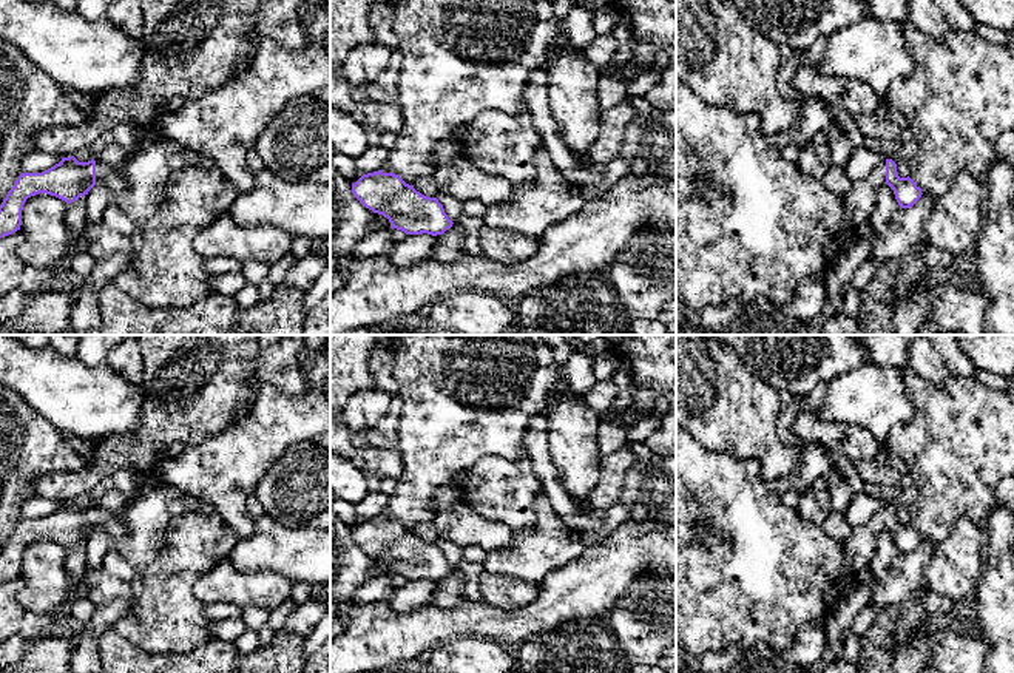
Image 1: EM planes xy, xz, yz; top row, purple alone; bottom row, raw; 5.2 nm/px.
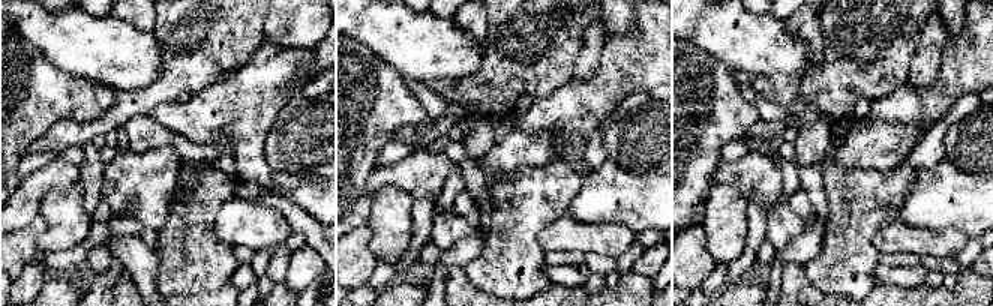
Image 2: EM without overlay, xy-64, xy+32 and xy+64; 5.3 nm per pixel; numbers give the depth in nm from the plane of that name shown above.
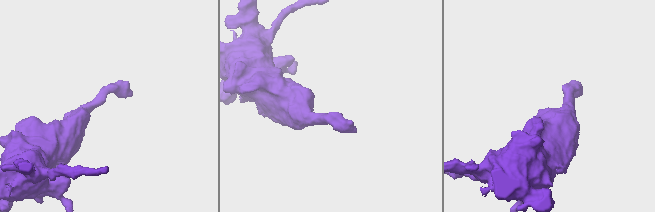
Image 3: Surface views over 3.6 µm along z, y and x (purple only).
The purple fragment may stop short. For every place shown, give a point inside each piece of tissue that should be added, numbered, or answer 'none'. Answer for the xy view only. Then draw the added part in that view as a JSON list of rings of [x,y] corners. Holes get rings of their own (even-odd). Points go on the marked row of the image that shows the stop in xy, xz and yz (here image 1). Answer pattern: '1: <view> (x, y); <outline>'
1: xy (138, 184); [[[161,137],[137,156],[127,157],[117,168],[96,162],[96,185],[106,185],[113,193],[111,202],[134,225],[144,227],[156,213],[170,176],[182,168],[198,167],[199,157],[201,153]]]

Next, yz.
1: yz (860, 201); [[[880,162],[867,178],[853,181],[850,190],[844,194],[846,211],[857,228],[867,225],[869,218],[877,207],[878,191],[884,185],[886,162]]]

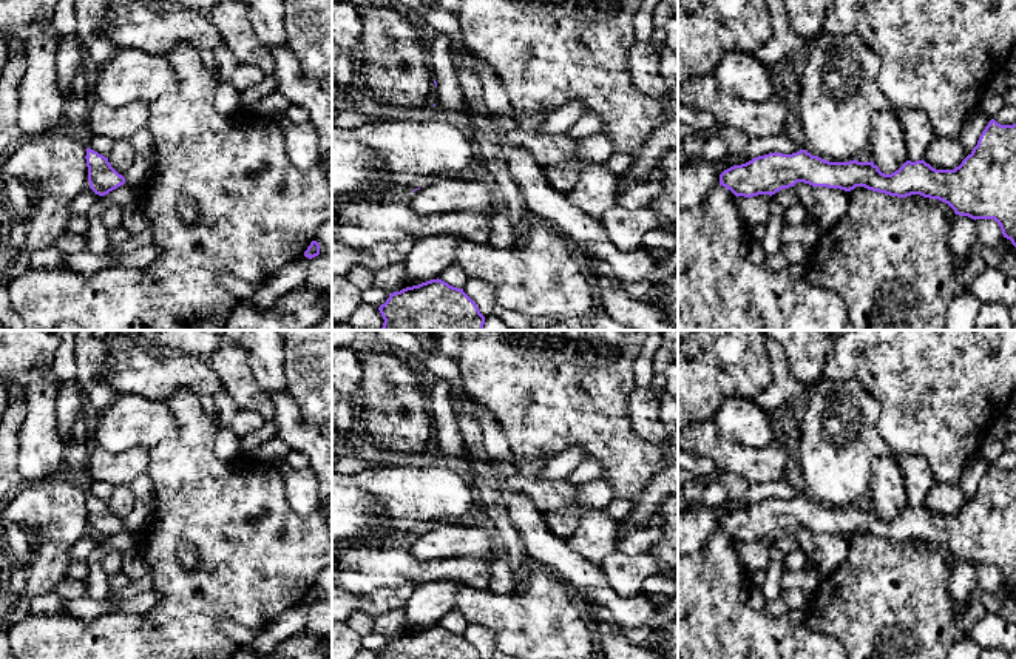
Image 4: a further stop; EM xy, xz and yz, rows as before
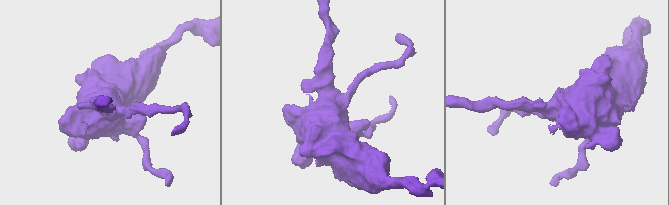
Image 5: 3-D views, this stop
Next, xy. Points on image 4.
none

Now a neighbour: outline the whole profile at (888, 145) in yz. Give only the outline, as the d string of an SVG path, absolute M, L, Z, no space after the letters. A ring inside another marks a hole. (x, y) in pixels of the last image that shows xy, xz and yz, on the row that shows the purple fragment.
M892 106L874 114L871 159L885 174L897 171L906 161L906 139Z

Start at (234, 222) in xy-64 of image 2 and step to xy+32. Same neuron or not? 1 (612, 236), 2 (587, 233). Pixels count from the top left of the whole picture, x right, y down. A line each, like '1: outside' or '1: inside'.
1: inside
2: inside

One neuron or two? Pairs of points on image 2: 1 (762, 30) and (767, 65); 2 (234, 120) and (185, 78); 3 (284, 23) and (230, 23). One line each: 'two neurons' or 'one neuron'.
1: one neuron
2: two neurons
3: two neurons

